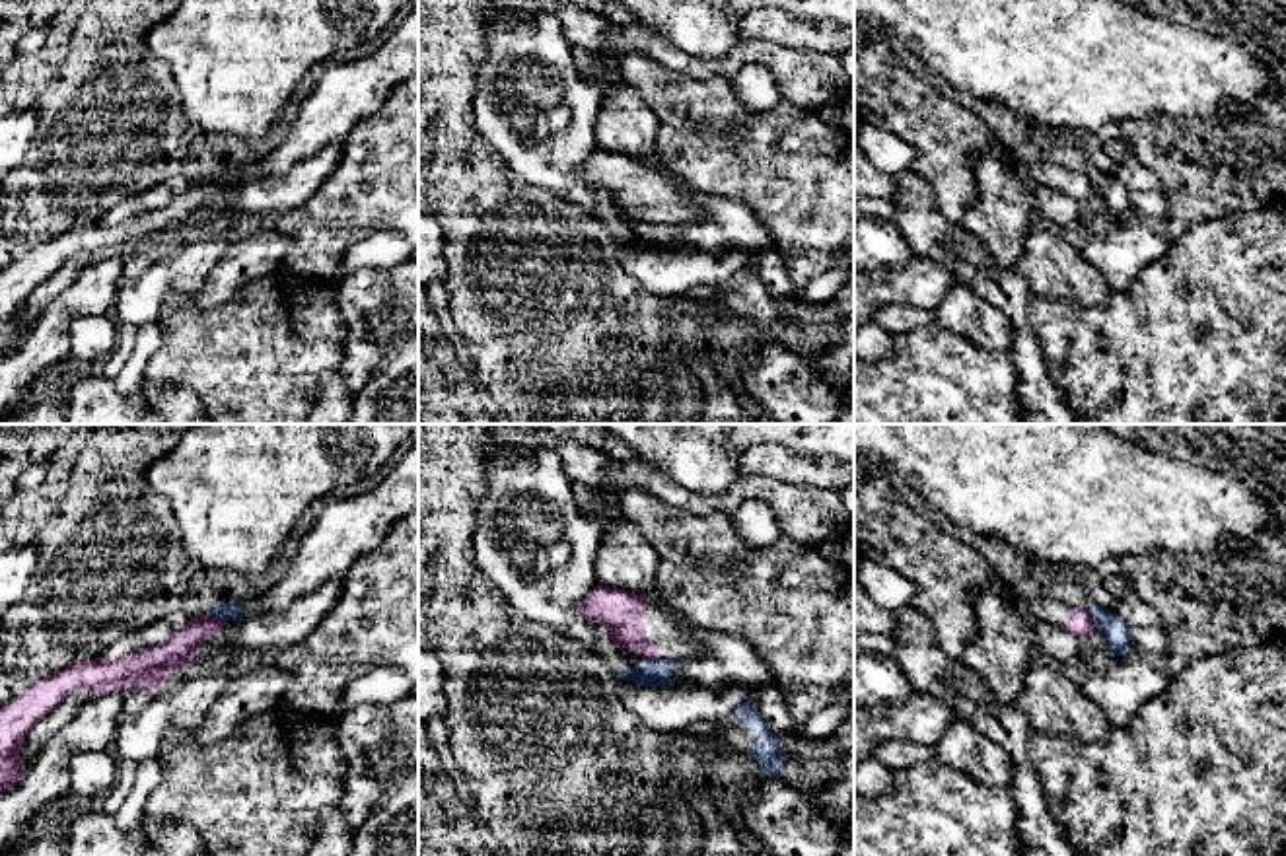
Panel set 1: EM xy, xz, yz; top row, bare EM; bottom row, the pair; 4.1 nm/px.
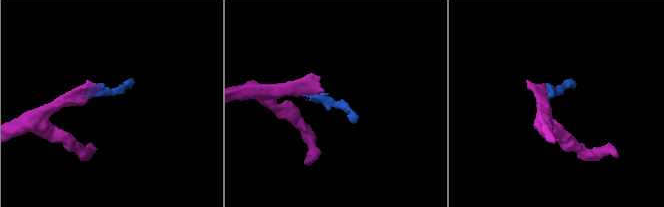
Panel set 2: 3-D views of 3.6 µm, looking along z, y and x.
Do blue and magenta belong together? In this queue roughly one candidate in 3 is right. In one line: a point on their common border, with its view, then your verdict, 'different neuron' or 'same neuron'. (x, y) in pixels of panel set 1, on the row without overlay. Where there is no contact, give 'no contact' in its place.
xy (216, 181) | different neuron

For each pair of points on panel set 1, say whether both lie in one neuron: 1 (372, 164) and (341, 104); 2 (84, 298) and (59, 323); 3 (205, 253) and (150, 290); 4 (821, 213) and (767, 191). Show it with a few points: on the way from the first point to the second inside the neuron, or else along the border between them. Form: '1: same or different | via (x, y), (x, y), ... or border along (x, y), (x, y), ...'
1: different | border along (388, 96), (343, 141)
2: same | via (78, 302), (63, 318)
3: same | via (191, 259), (164, 277)
4: same | via (808, 199), (800, 191), (781, 191)

